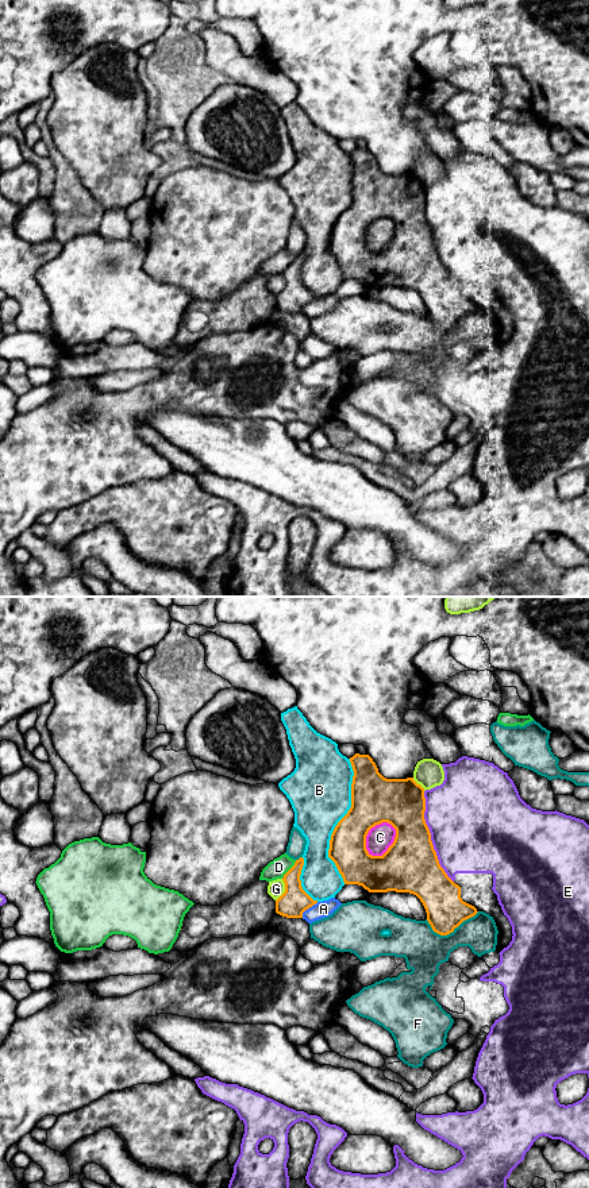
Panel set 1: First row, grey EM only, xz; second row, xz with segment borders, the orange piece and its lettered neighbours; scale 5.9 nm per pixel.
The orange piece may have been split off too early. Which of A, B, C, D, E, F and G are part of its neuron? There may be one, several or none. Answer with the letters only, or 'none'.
none

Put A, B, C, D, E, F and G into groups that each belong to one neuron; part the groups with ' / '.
A / B C / D / E / F / G

